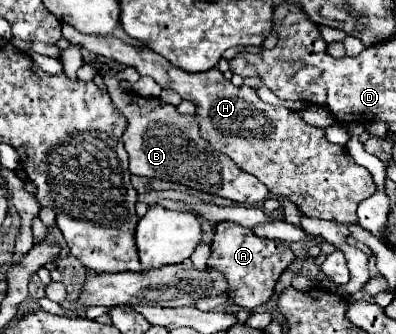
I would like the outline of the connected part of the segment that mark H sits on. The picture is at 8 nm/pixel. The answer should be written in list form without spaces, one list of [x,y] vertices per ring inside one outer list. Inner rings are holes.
[[[66,23],[62,25],[62,35],[72,45],[80,45],[94,55],[132,65],[140,75],[150,75],[158,81],[162,89],[174,89],[182,99],[192,101],[196,105],[202,137],[216,151],[228,155],[242,171],[252,173],[262,181],[274,197],[294,203],[306,217],[334,223],[358,223],[358,203],[376,193],[368,169],[360,167],[346,147],[330,143],[322,127],[308,125],[296,111],[264,103],[252,87],[234,87],[218,69],[188,73],[146,47],[132,47],[112,35],[86,35]]]

